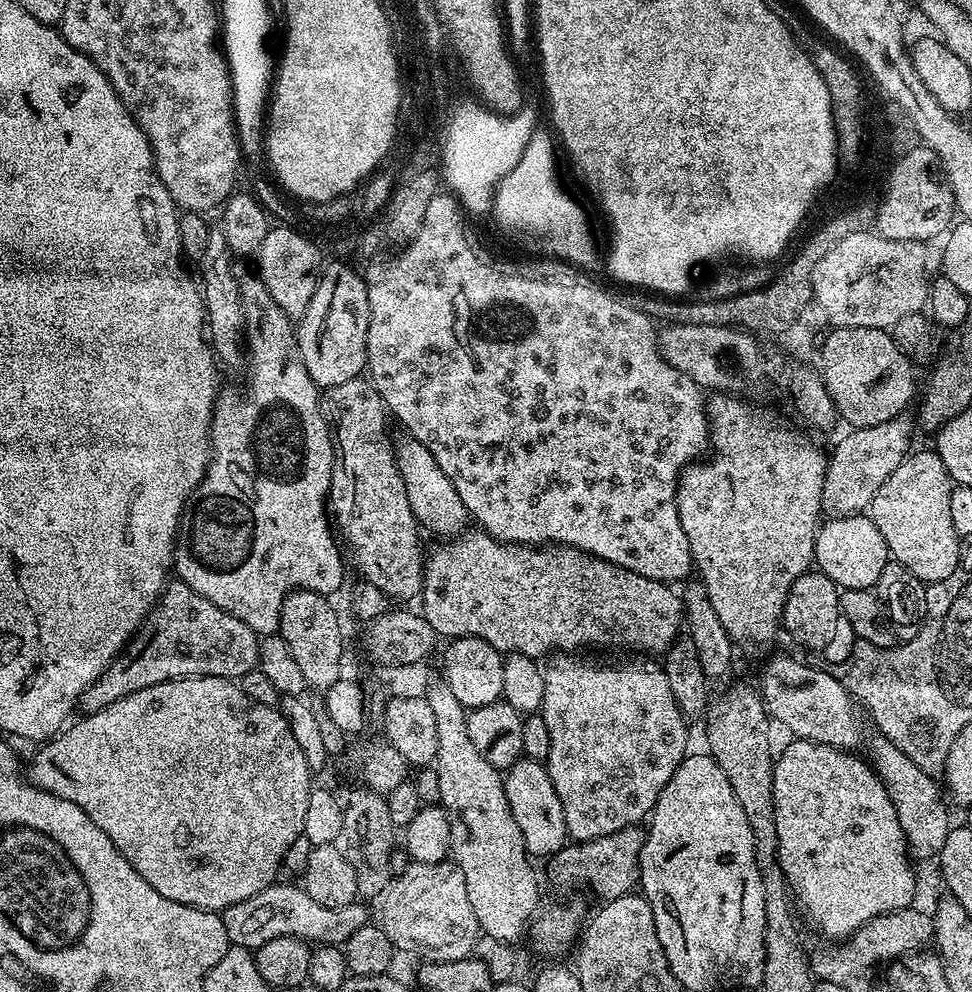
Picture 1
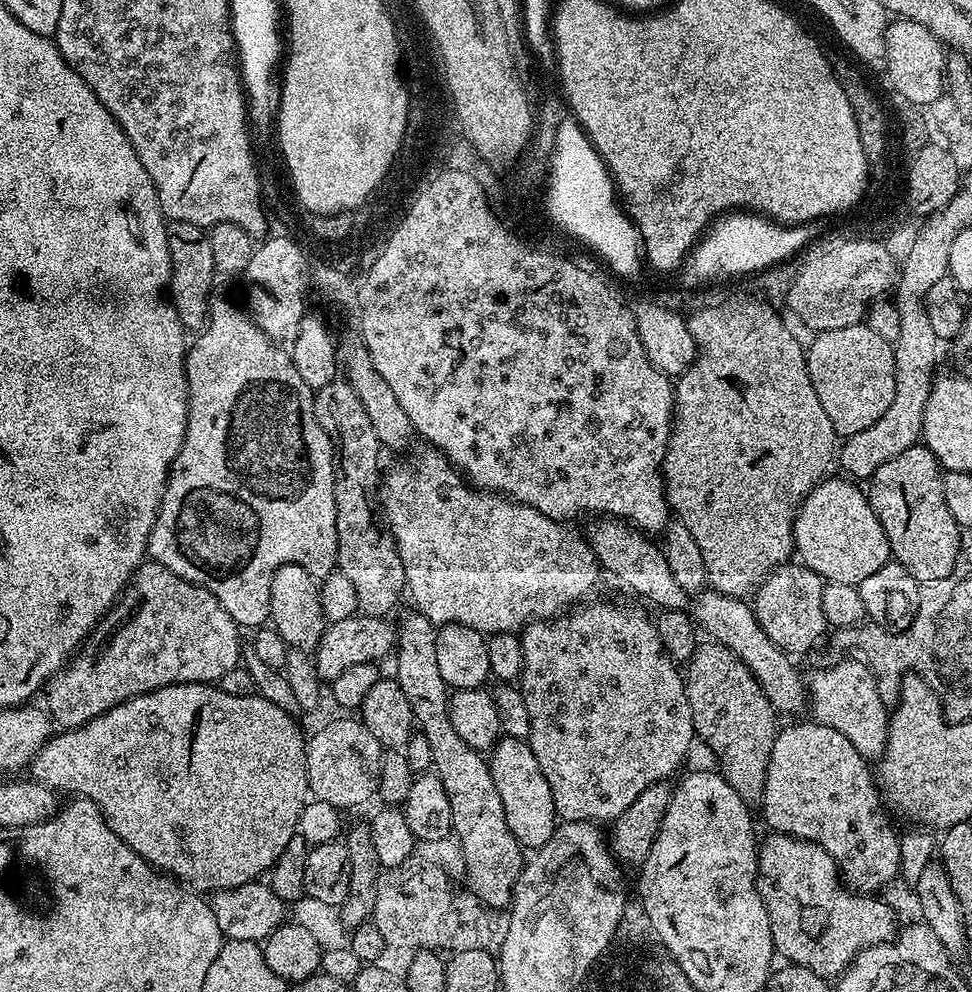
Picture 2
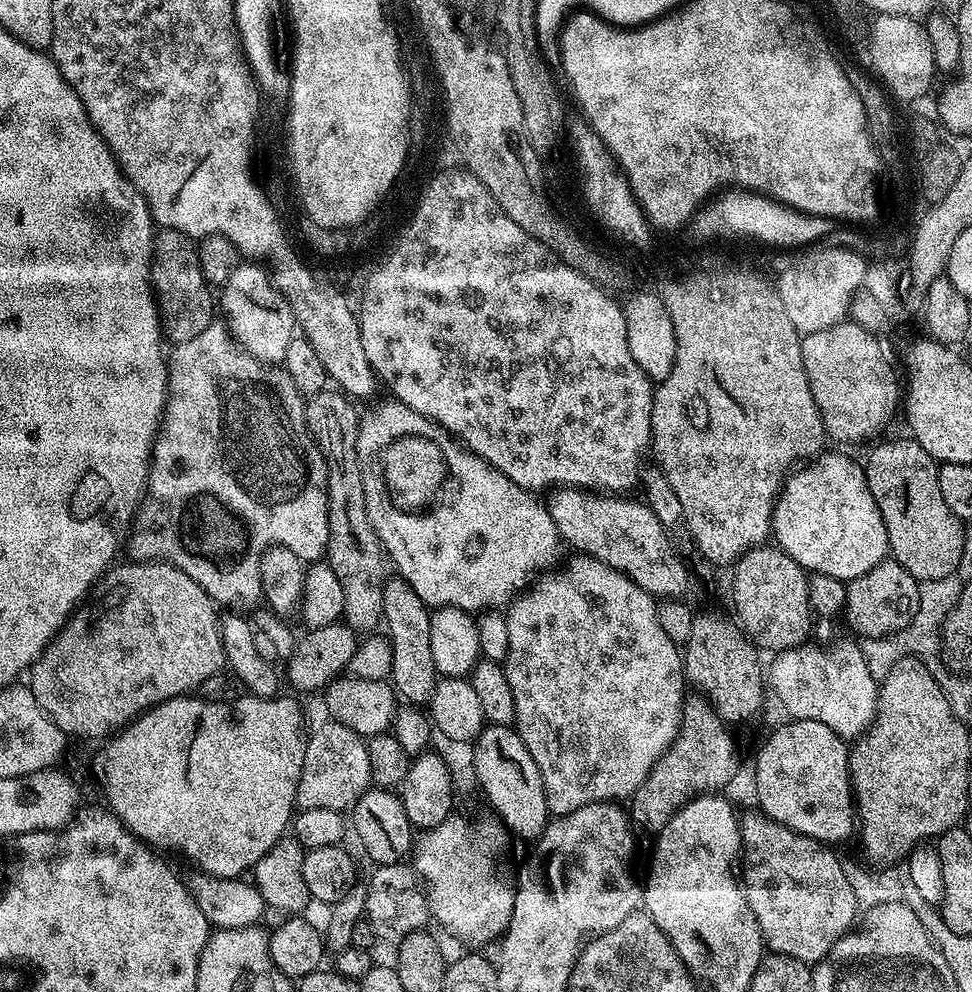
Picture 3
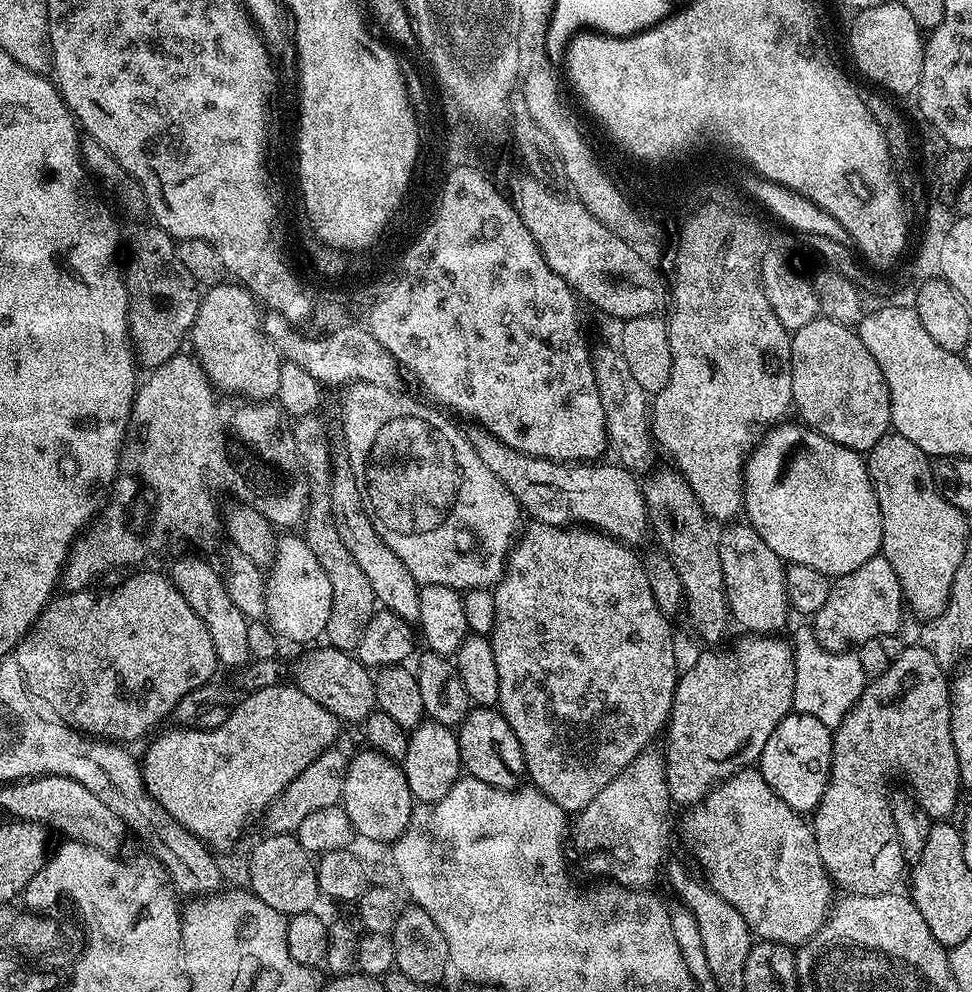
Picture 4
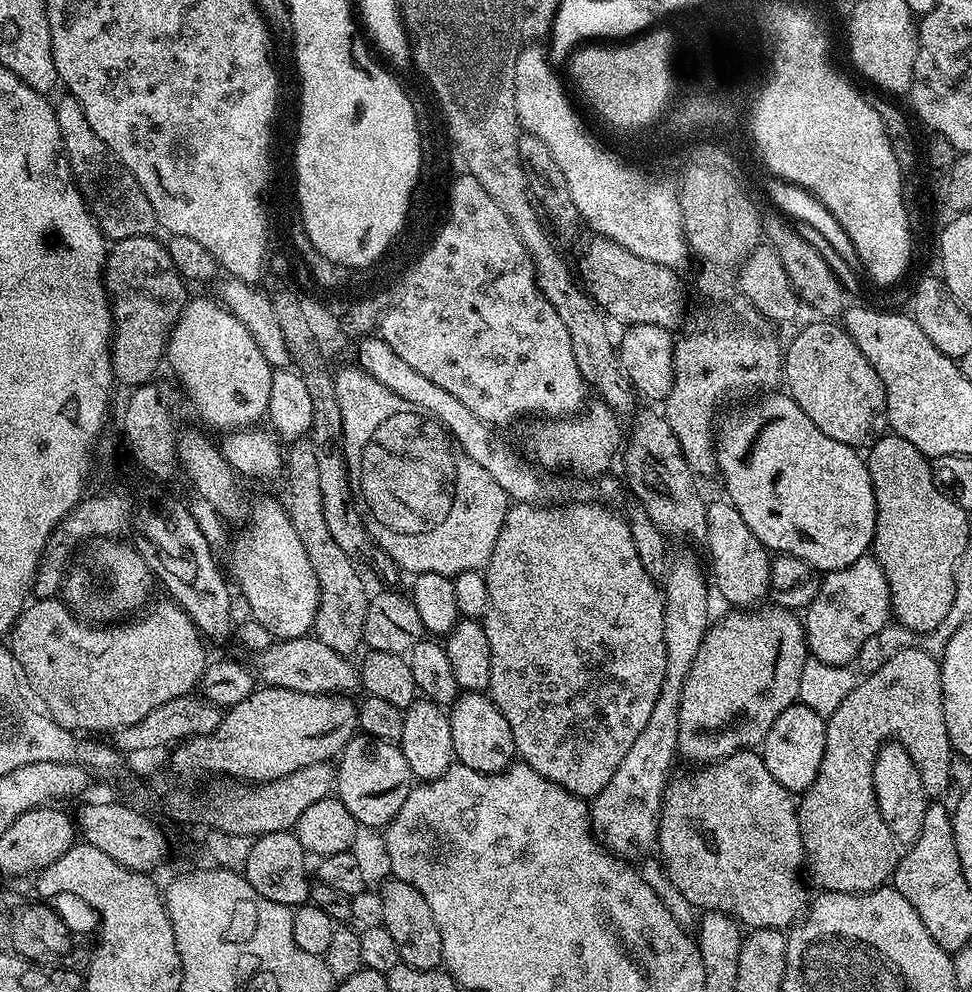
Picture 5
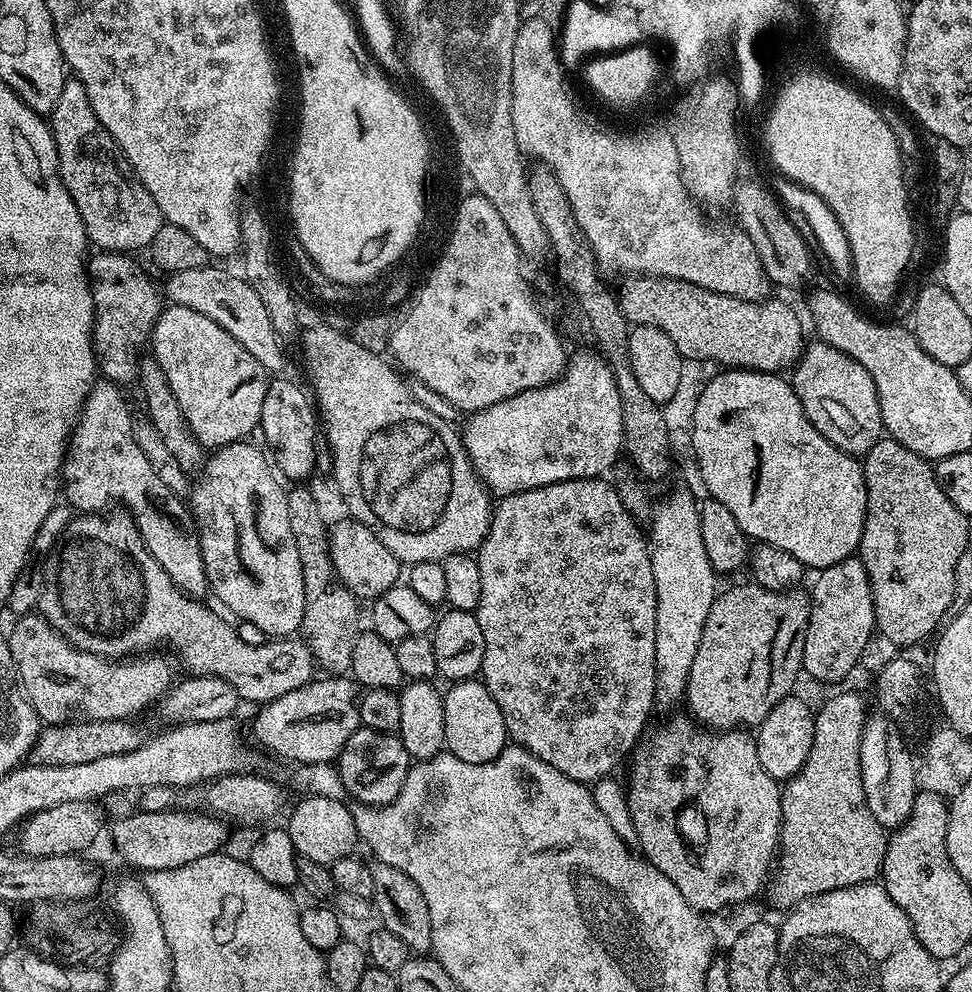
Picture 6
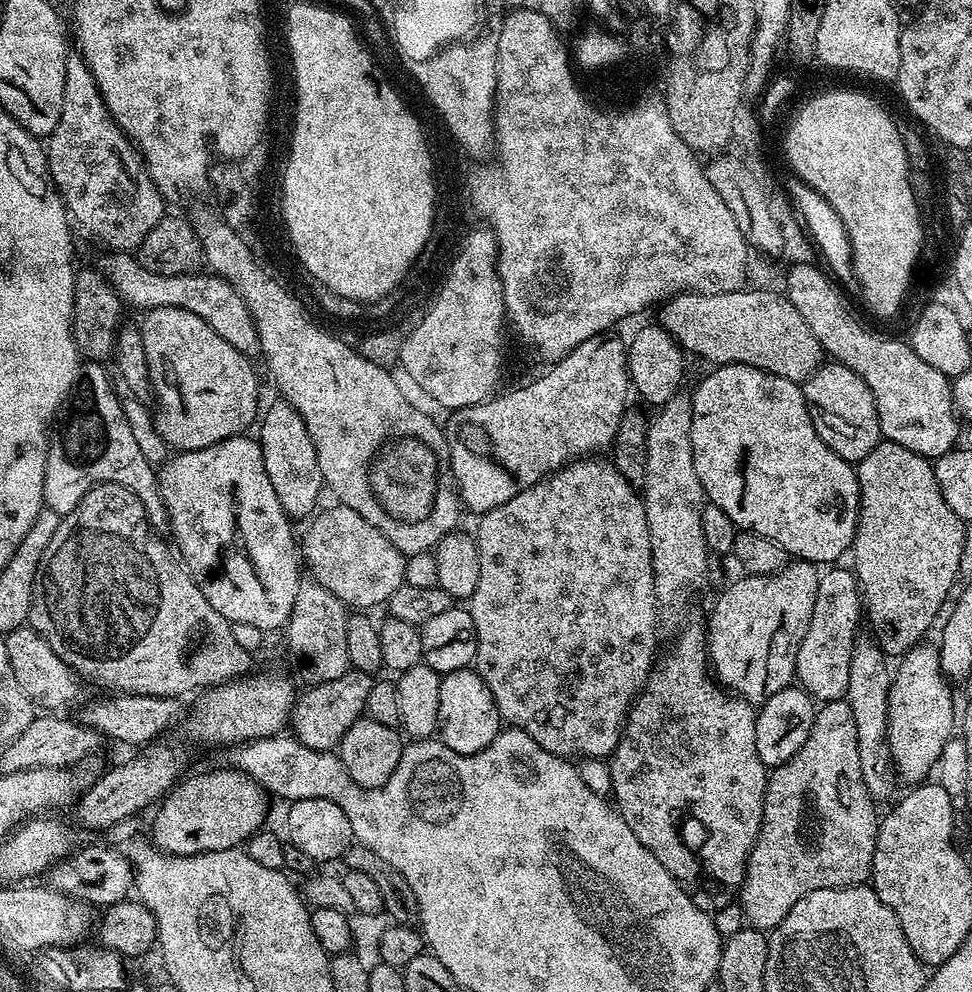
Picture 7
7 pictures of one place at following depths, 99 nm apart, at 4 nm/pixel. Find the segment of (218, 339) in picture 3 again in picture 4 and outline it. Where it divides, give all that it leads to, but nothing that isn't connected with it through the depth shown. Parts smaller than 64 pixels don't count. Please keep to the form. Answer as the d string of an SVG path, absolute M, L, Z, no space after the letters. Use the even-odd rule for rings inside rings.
M177 354L170 357L161 365L153 367L148 377L143 377L142 383L137 387L136 398L132 403L132 413L130 414L130 422L128 423L128 435L125 439L123 448L120 449L120 471L117 475L114 485L114 491L111 493L110 499L104 505L98 519L91 525L91 528L83 535L83 538L77 539L72 545L71 552L68 553L68 562L64 566L62 573L62 588L64 592L83 592L91 589L92 584L99 576L104 576L107 572L112 572L115 568L128 568L124 570L132 570L143 560L148 560L151 556L156 556L159 552L164 552L167 548L175 546L179 540L192 540L199 530L200 524L204 524L208 520L208 507L212 504L212 488L208 485L208 468L212 468L212 480L216 484L220 484L225 480L234 491L240 496L252 496L250 507L267 518L277 529L292 530L296 523L305 519L308 511L308 475L304 469L304 463L300 460L298 454L298 446L294 442L294 434L292 433L292 424L279 403L269 402L267 399L257 398L225 398L218 391L215 384L212 383L211 377L207 375L200 360L195 355Z

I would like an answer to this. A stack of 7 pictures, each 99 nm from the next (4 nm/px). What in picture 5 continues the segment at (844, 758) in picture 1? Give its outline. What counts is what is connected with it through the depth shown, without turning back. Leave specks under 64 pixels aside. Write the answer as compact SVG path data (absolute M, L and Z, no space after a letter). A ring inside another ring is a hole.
M801 702L786 706L786 710L782 710L778 718L774 718L774 726L770 726L762 745L766 770L770 770L776 781L793 794L804 793L815 782L825 750L825 717L818 715L810 706Z

